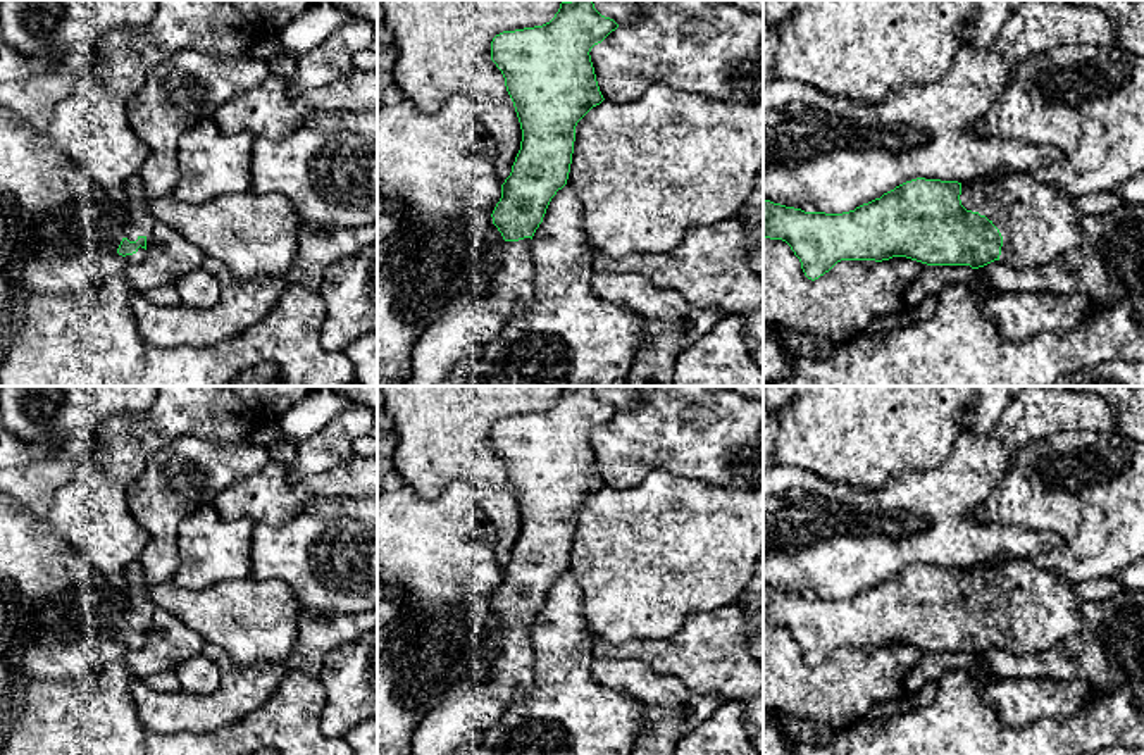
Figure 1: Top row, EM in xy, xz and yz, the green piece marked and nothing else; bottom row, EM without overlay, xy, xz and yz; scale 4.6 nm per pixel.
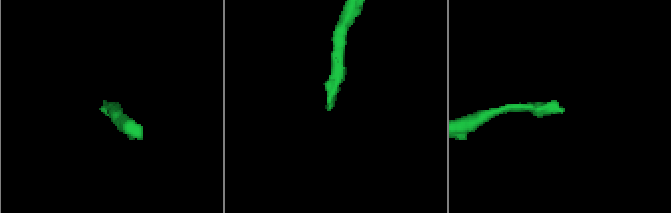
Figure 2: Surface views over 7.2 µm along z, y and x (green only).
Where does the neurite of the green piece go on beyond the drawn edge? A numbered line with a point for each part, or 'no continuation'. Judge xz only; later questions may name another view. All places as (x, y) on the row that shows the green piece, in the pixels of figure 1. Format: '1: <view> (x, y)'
1: xz (469, 323)

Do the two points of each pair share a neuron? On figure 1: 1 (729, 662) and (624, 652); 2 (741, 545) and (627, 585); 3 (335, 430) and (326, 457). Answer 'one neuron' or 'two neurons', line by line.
1: one neuron
2: one neuron
3: one neuron

